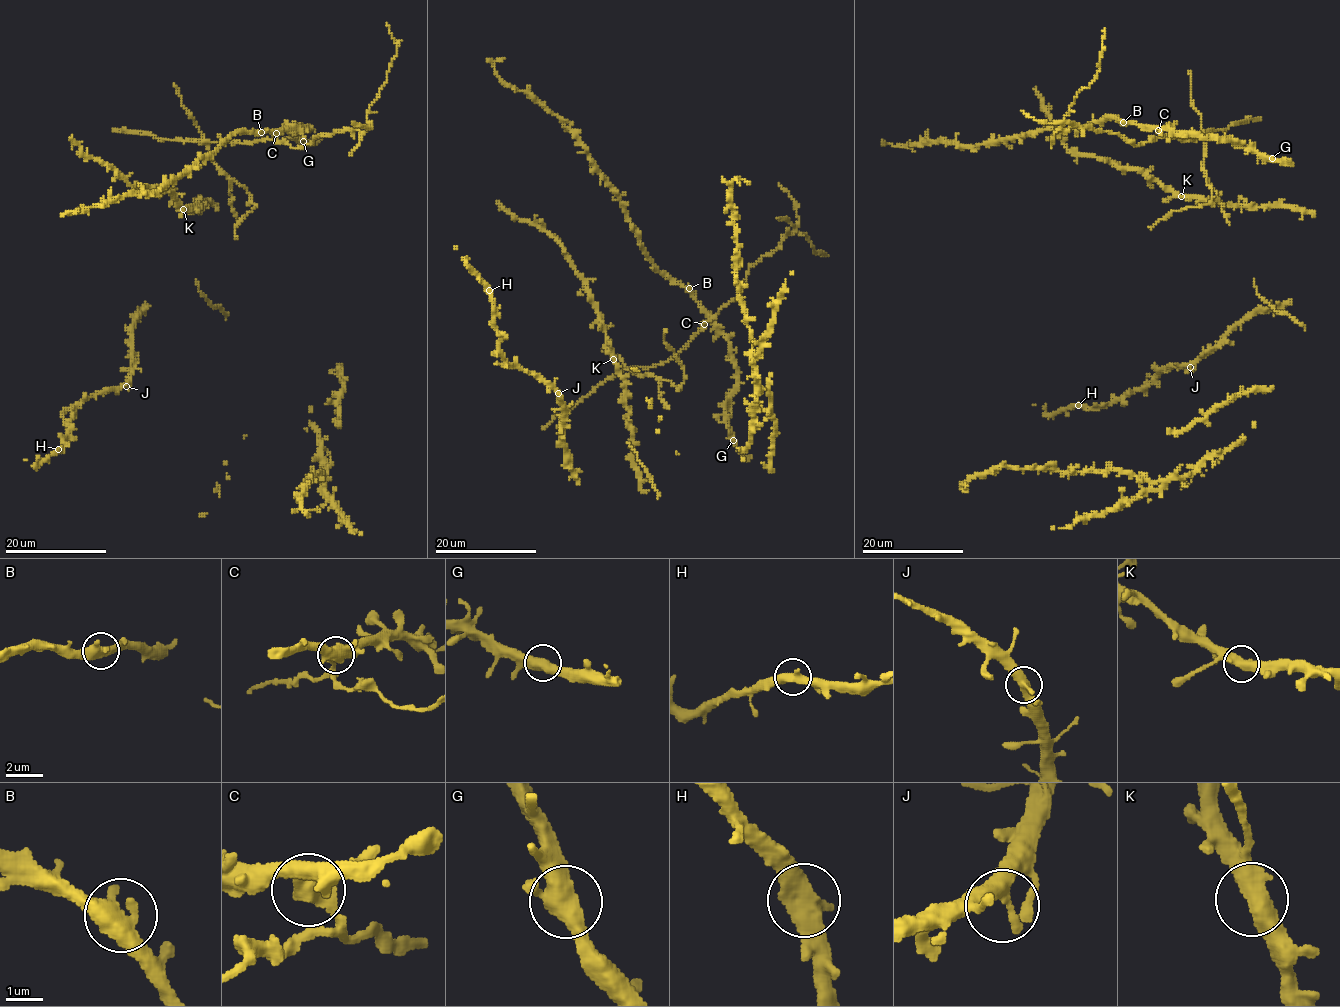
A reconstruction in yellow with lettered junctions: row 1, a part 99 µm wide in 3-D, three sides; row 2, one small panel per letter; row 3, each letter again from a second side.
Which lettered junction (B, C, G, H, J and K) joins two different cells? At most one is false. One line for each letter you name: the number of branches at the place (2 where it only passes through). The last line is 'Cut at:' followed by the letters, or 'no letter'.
C: Branches: 2
Cut at: C

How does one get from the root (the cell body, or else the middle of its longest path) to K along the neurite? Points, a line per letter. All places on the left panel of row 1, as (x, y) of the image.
K: (199, 211), (194, 206), (183, 209)

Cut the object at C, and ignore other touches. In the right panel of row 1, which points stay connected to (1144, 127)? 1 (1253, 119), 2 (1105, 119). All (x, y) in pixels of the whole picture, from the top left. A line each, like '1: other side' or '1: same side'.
1: other side
2: same side

